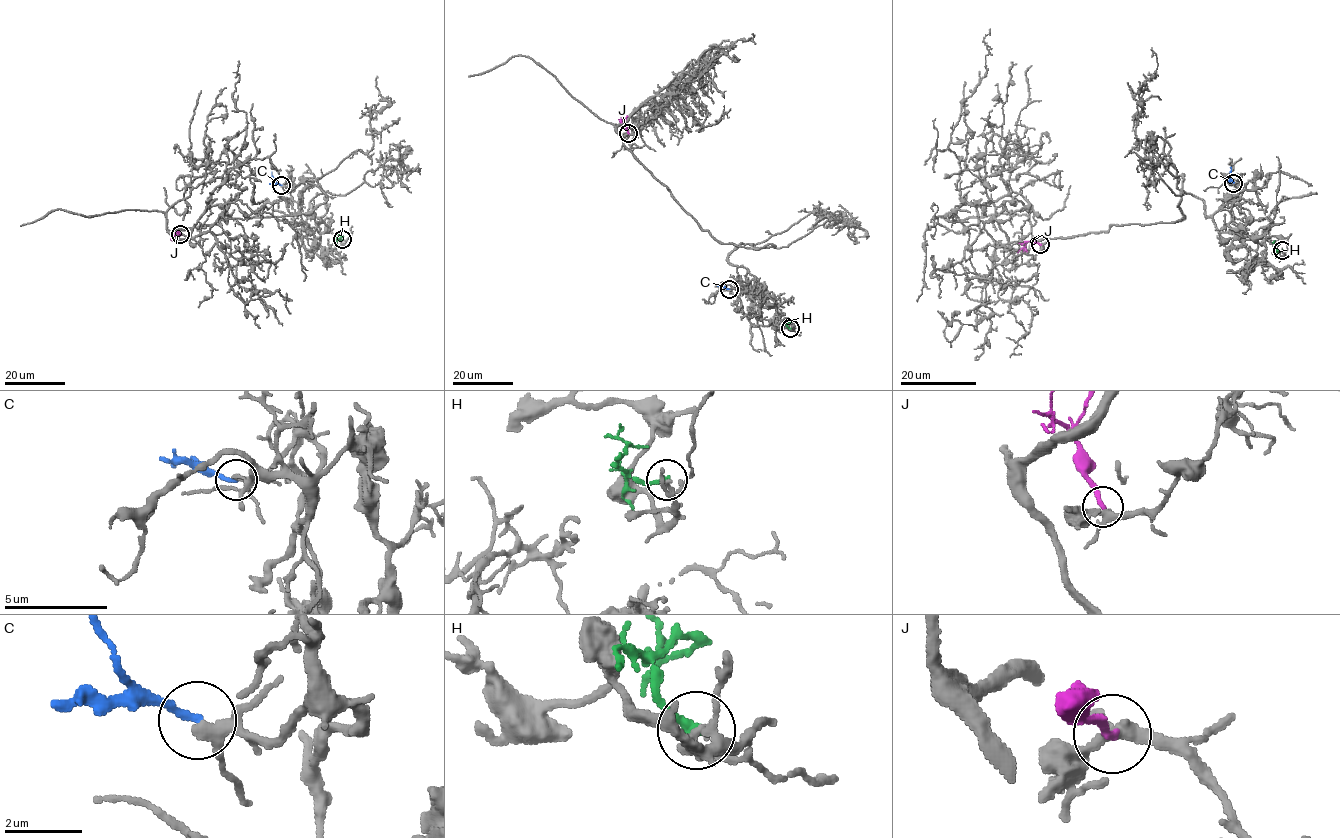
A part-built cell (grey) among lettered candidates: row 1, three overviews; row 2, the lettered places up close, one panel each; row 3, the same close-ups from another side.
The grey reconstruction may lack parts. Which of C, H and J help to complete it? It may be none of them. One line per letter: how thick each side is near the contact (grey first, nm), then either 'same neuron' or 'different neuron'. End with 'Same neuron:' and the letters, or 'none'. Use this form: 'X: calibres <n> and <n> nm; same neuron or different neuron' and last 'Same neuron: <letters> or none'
C: calibres 190 and 200 nm; same neuron
H: calibres 190 and 240 nm; different neuron
J: calibres 280 and 220 nm; different neuron
Same neuron: C

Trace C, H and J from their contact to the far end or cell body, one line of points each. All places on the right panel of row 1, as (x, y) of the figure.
C: (1234, 182), (1230, 177), (1231, 166)
H: (1283, 250), (1277, 250), (1271, 242)
J: (1040, 244), (1029, 241), (1017, 252)

